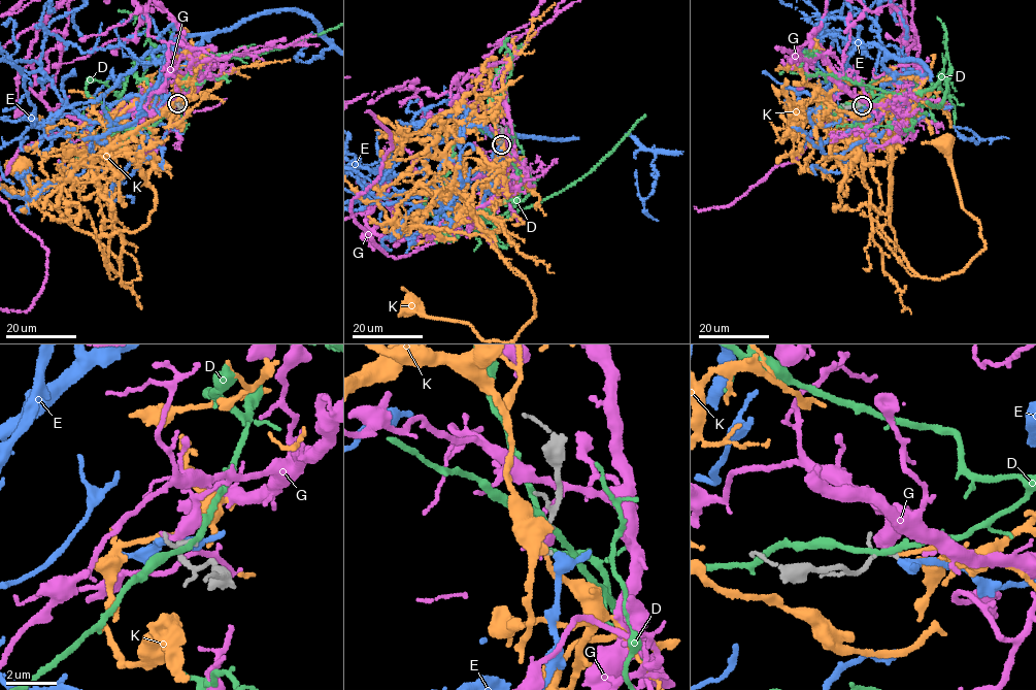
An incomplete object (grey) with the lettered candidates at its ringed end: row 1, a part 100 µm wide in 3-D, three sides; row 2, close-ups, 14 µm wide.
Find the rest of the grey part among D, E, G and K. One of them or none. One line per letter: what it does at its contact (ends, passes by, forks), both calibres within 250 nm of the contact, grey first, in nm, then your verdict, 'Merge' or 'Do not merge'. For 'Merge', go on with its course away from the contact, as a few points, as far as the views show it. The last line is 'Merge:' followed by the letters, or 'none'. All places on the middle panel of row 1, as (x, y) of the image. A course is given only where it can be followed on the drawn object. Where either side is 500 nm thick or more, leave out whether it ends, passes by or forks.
D: It passes by. Thickness 140 nm (grey) against 220 nm. Do not merge
E: It passes by. Thickness 90 nm (grey) against 320 nm. Do not merge
G: Thickness 260 nm (grey) against 550 nm. Do not merge
K: It ends there. Thickness 100 nm (grey) against 170 nm. Merge. Its course: (502, 145), (521, 188), (461, 211), (527, 281), (534, 318), (509, 340), (483, 340), (413, 303)
Merge: K

